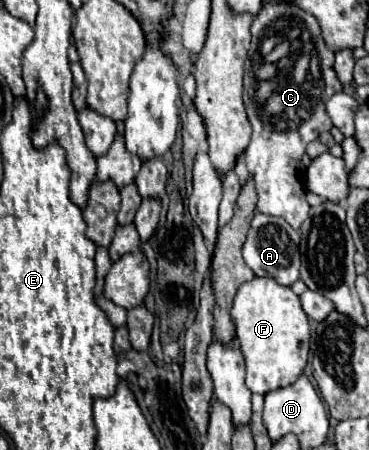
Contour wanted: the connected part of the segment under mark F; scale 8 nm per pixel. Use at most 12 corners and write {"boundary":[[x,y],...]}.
{"boundary":[[254,277],[230,315],[246,385],[302,375],[310,323],[290,287]]}

